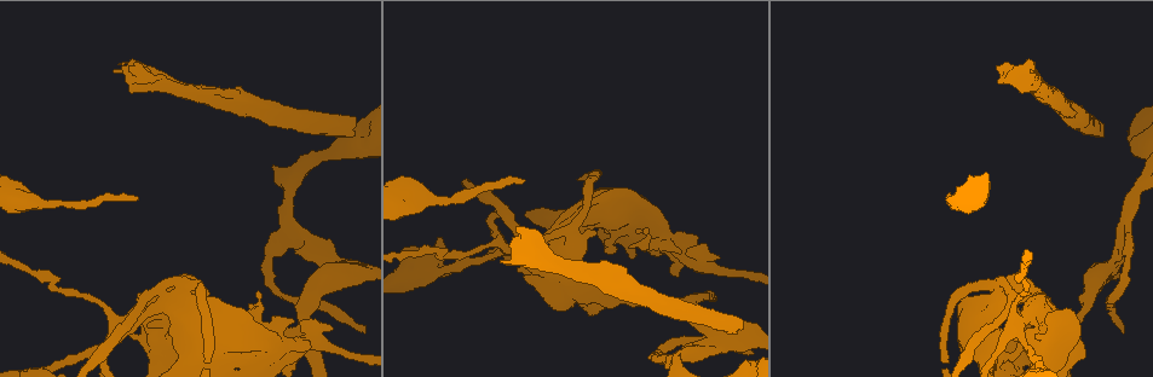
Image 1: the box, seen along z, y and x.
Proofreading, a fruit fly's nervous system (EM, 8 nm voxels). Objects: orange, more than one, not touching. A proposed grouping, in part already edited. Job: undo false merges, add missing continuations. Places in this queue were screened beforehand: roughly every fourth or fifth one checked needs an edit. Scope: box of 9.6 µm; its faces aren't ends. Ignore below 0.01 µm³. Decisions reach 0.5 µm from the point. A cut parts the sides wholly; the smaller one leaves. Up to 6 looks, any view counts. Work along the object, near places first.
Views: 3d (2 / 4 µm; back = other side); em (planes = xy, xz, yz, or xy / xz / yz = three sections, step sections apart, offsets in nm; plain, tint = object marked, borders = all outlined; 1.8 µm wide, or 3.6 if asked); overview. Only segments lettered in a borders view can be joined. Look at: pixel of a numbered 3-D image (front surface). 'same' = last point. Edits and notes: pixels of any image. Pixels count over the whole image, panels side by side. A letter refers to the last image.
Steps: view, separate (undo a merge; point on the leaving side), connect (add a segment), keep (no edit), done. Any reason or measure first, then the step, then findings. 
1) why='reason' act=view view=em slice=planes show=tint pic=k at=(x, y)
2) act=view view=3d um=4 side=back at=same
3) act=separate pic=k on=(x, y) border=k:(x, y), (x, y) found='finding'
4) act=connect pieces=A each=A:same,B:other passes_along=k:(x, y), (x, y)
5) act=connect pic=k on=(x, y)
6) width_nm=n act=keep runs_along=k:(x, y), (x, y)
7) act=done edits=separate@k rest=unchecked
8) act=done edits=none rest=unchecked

why='branch stops here' act=view view=em slice=yz step=16 show=tint pic=1 at=(524, 180)

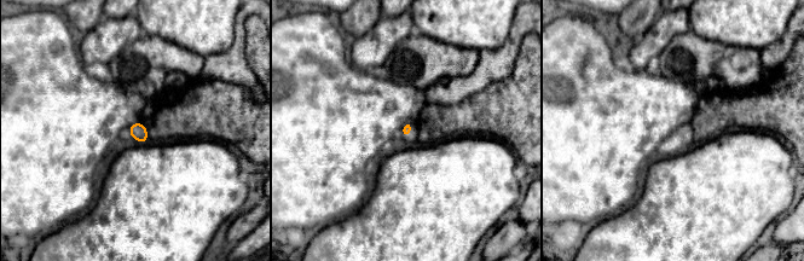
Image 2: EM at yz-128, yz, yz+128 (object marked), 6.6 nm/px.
why='cut it another way' act=view view=em slice=planes show=borders at=same

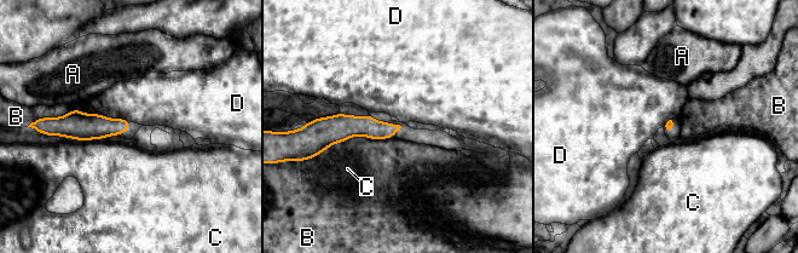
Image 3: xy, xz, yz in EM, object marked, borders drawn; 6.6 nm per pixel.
act=keep each=A:other,B:other,C:other,D:other runs_along=3:(55, 121), (61, 126), (127, 126) found='none of them fits'

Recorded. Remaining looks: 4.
act=view view=em um=3.6 slice=planes show=borders pic=1 at=(261, 330)

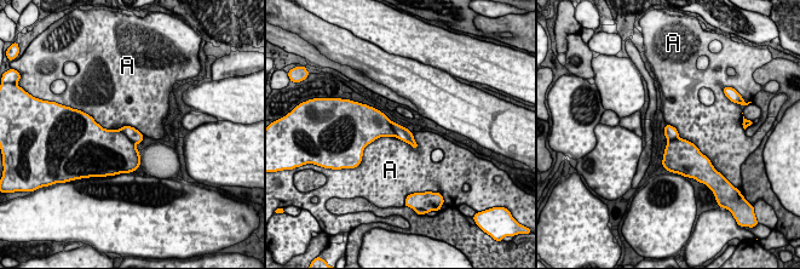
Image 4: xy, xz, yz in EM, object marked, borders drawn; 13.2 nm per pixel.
act=separate pic=4 on=(133, 135) each=A:other border=4:(119, 130), (136, 143) found='two neurons meet here'

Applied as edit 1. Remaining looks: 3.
act=view view=overview

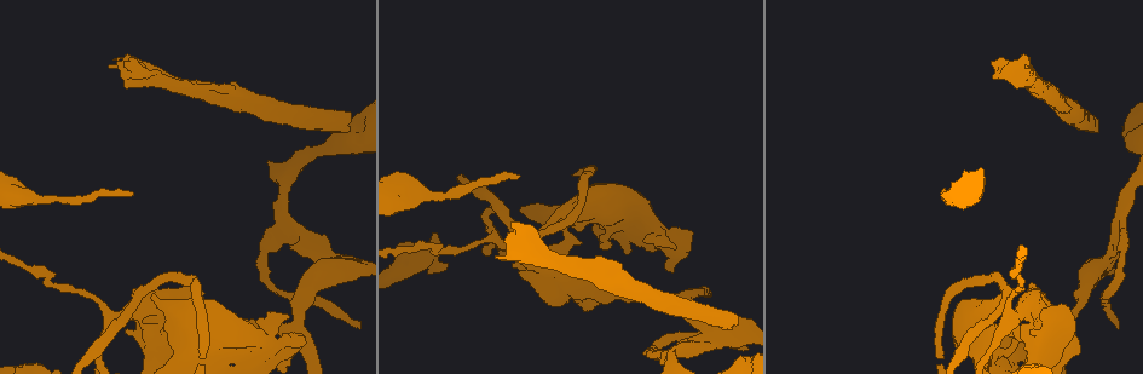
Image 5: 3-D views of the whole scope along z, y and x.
act=view view=3d um=4 pic=5 at=(203, 357)

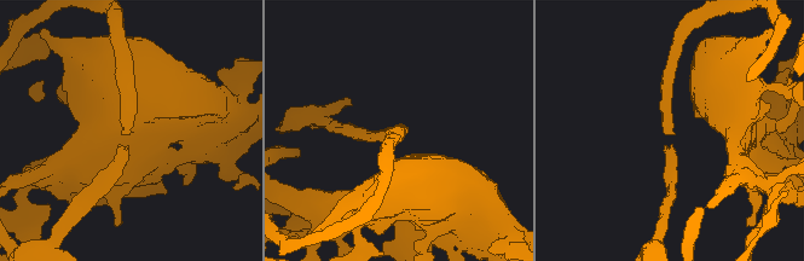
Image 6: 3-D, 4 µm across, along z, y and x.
why='need the tissue' act=view view=em slice=planes show=borders pic=6 at=(129, 132)

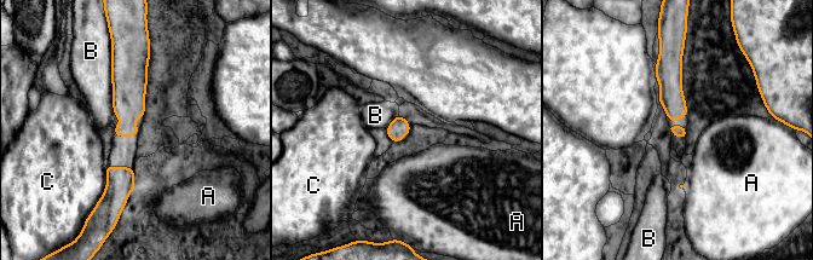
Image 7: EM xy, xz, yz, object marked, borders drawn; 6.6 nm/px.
act=keep each=A:other,B:other,C:other found='no lettered segment goes on from it'

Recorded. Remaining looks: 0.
act=done edits=separate@4 rest=unchecked

